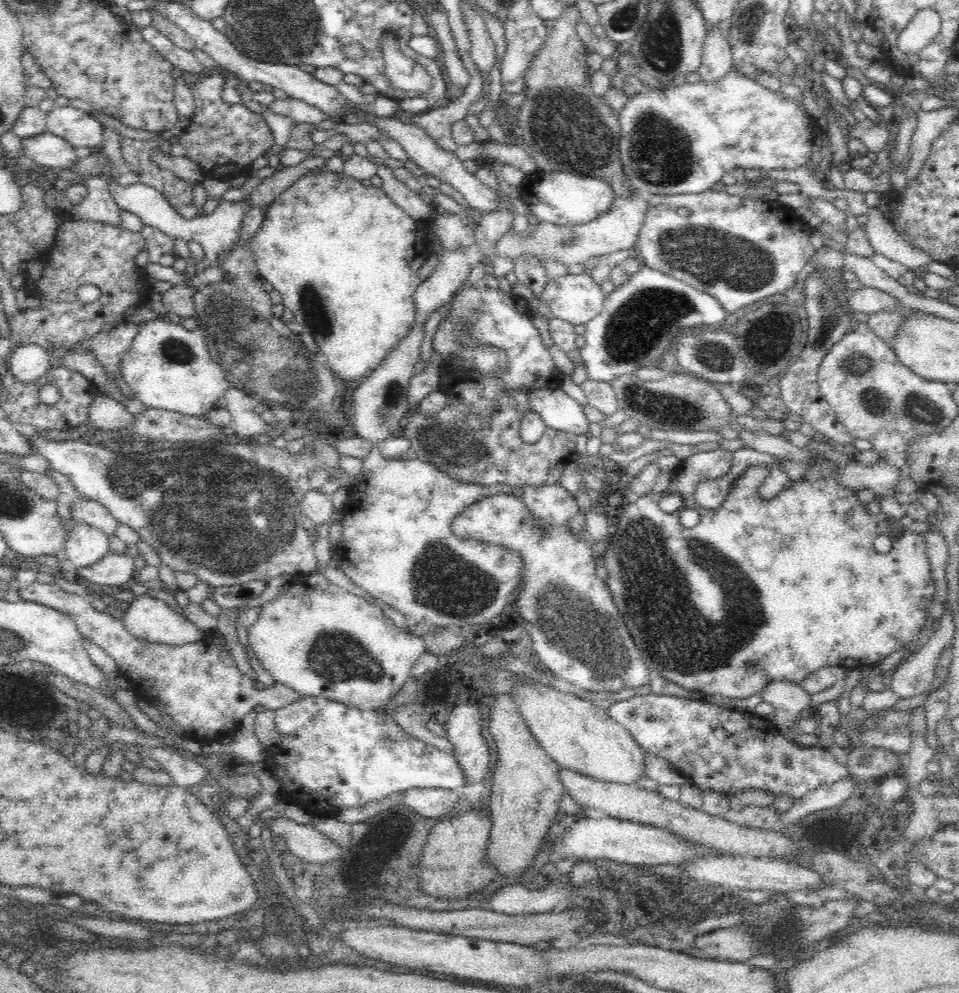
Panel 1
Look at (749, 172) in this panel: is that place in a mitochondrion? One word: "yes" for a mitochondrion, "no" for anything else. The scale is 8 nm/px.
no

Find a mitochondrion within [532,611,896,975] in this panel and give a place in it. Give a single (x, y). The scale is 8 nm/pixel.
(777, 930)

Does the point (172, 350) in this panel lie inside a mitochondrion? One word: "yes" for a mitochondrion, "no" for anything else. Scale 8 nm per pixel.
yes

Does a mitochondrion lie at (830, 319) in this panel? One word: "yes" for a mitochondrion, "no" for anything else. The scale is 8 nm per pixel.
yes

